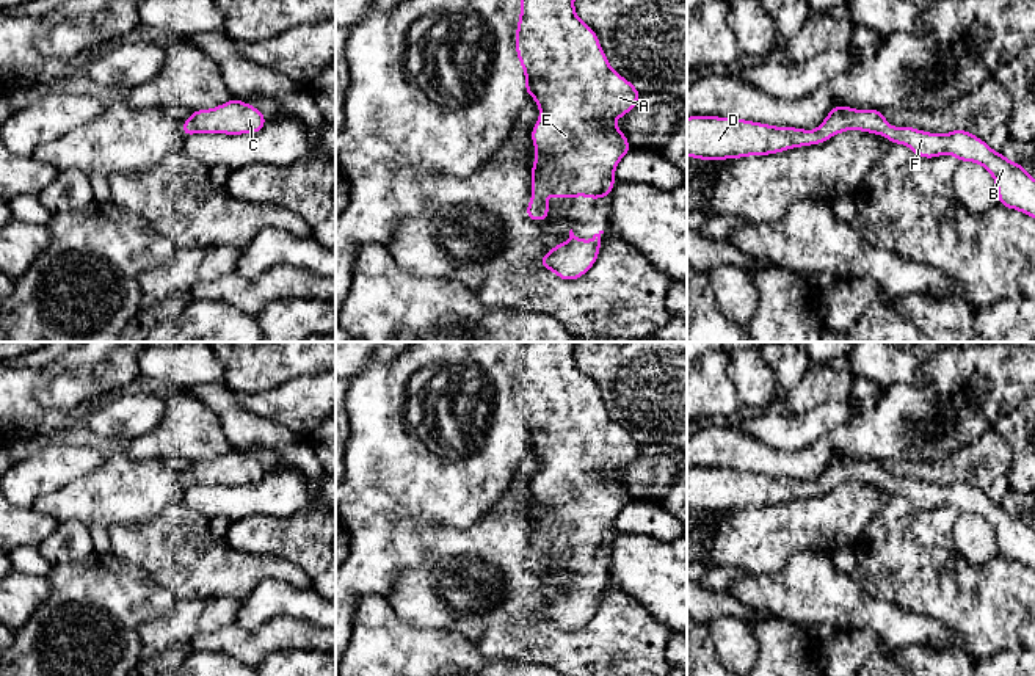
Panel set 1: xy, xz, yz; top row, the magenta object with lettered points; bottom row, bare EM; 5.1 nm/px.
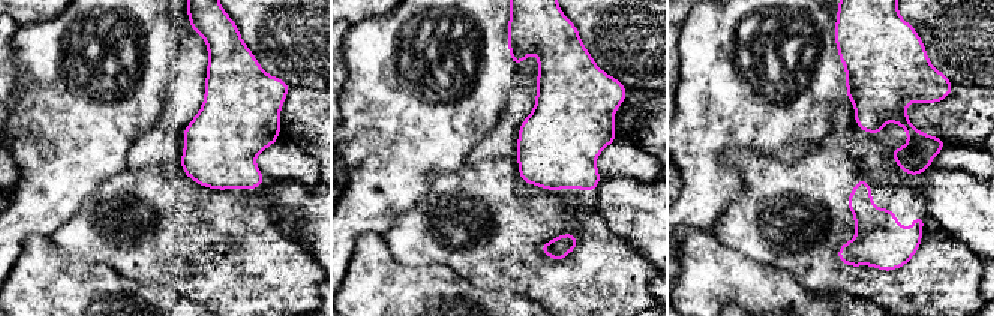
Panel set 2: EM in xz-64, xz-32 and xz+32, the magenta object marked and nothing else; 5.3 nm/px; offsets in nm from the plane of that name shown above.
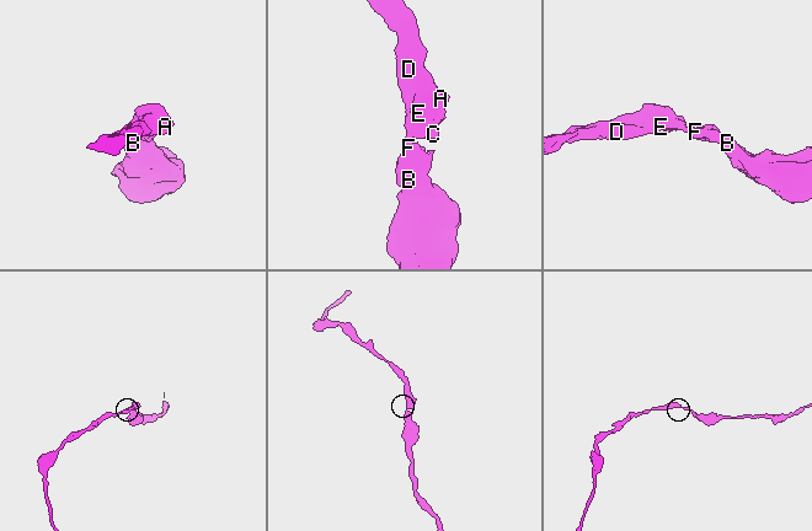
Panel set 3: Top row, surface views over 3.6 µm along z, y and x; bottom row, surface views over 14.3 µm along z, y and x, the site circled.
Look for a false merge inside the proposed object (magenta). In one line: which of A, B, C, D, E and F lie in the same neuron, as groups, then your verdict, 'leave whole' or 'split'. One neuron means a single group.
A B C D E F | leave whole

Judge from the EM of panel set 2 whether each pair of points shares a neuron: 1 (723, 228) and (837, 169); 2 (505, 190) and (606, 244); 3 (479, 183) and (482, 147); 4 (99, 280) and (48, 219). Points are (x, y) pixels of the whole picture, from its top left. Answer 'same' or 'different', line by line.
1: same
2: same
3: different
4: different

